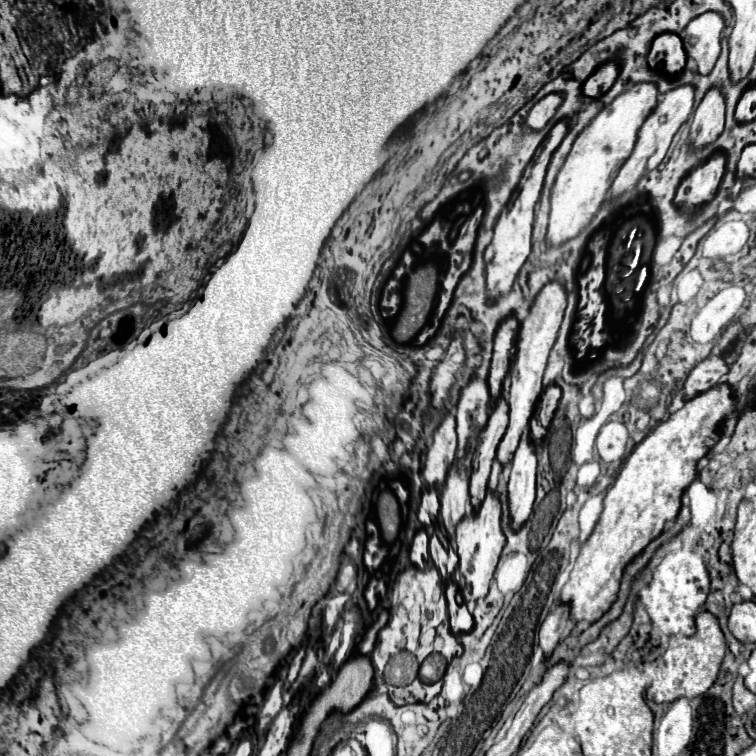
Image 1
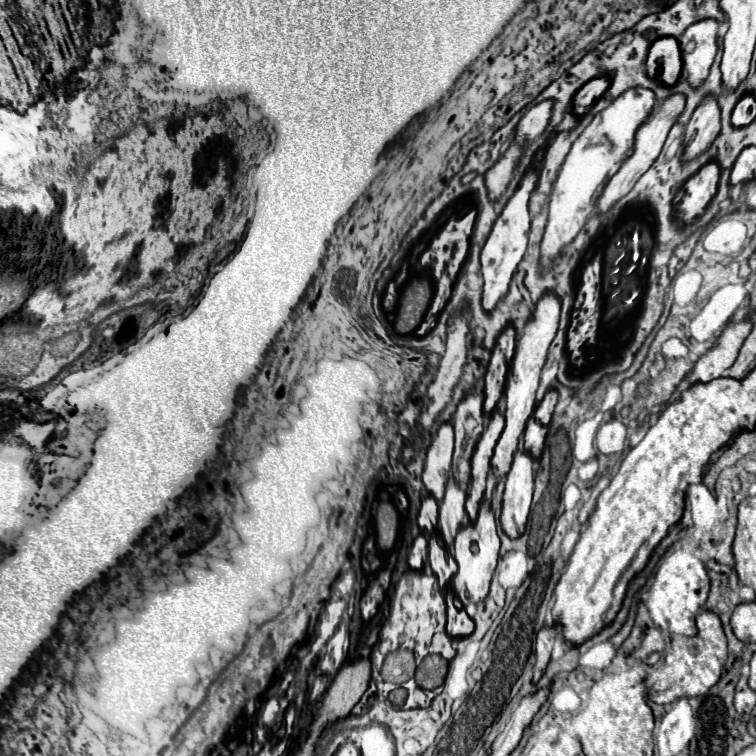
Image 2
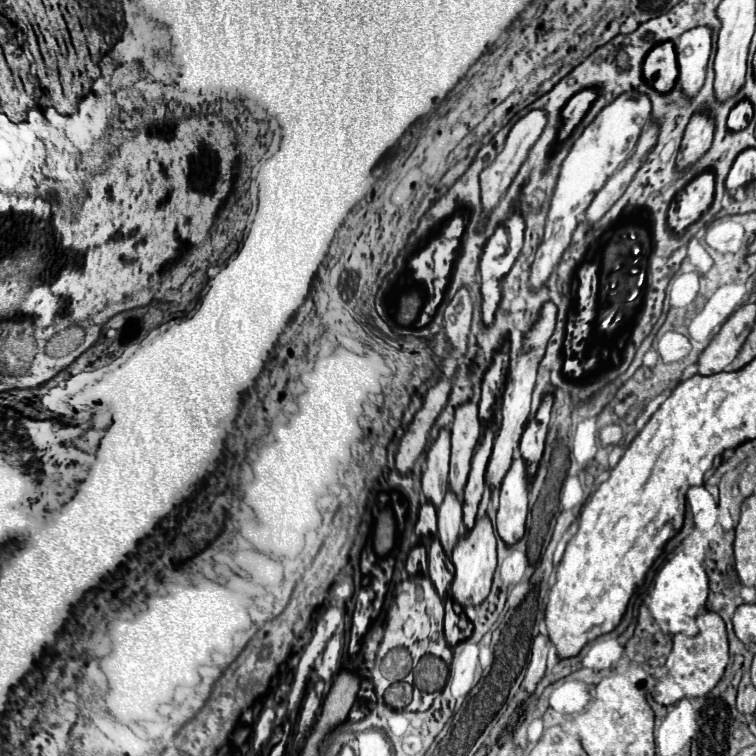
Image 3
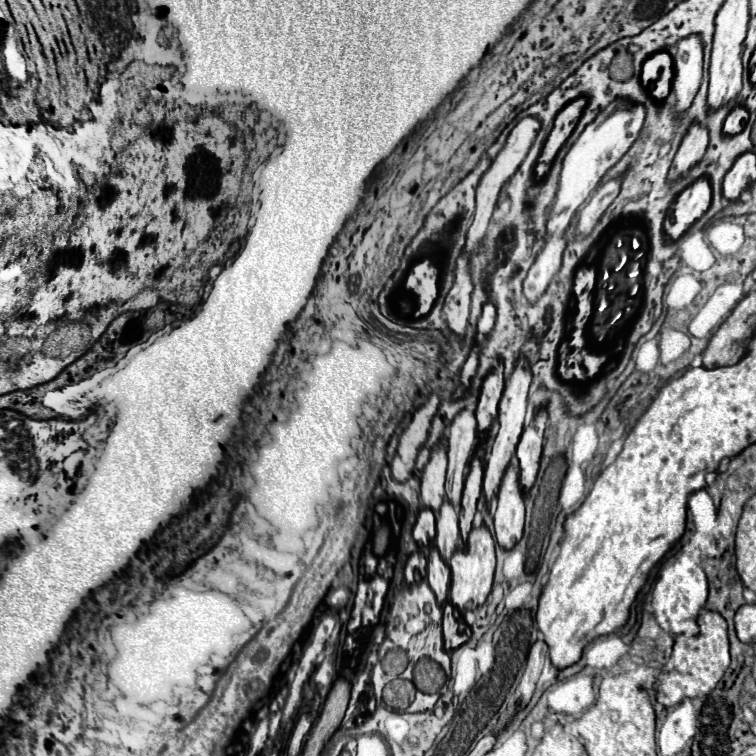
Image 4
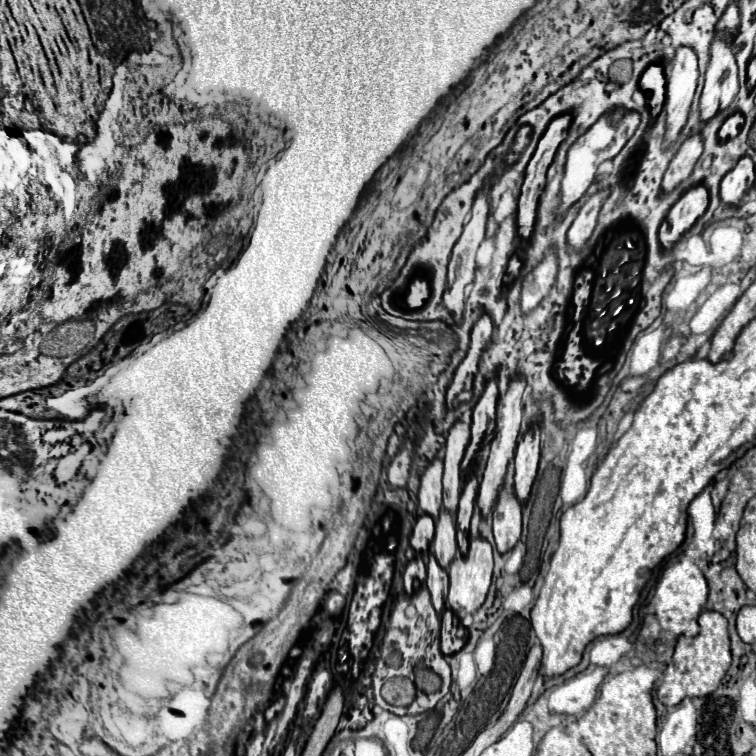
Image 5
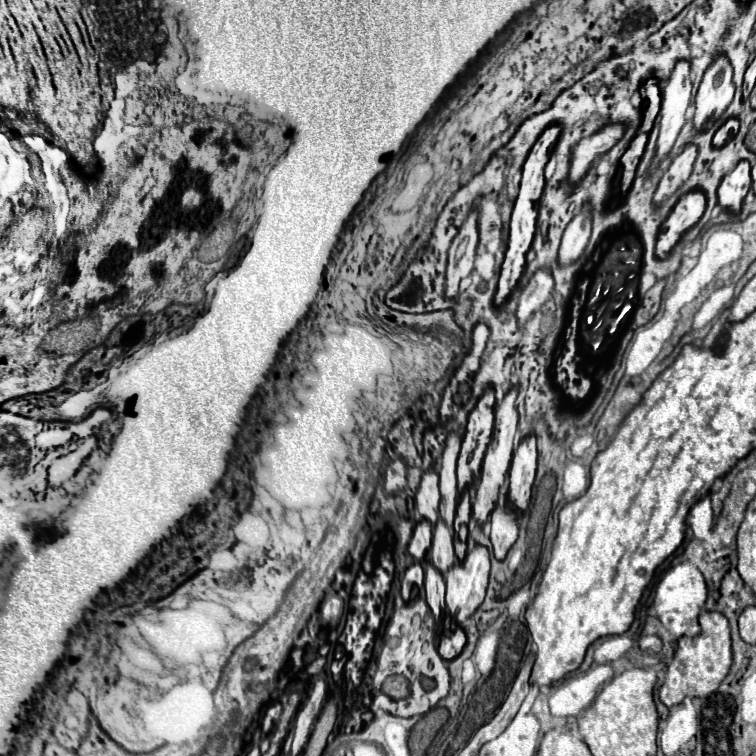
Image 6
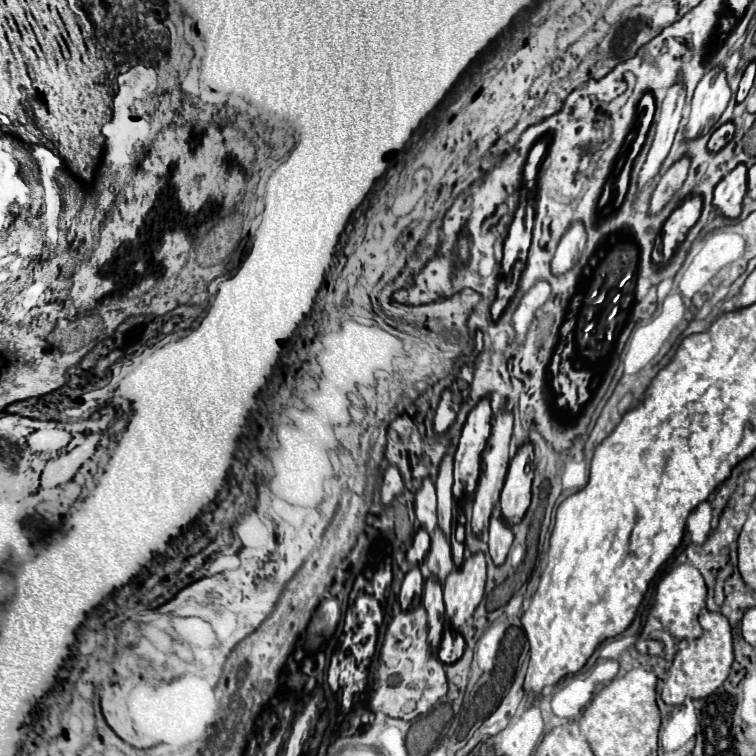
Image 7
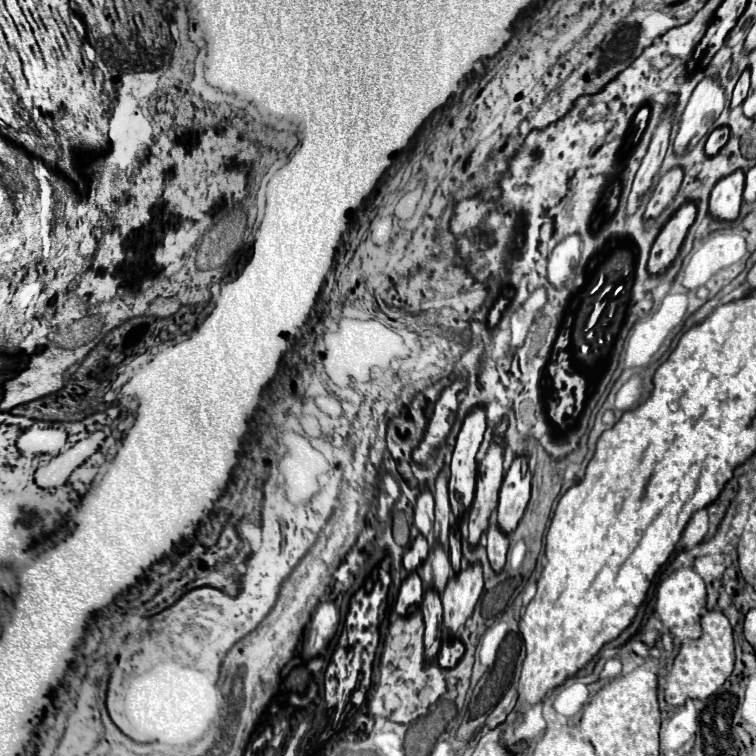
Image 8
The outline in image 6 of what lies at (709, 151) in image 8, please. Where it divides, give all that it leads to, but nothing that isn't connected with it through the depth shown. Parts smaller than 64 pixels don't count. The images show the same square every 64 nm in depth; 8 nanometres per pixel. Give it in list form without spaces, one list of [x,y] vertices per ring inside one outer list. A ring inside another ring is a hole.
[[[730,118],[730,120],[726,120],[720,128],[718,128],[718,132],[714,134],[714,138],[712,138],[712,146],[714,148],[720,148],[720,146],[724,146],[730,138],[734,138],[736,136],[736,132],[738,132],[738,120],[736,118]]]

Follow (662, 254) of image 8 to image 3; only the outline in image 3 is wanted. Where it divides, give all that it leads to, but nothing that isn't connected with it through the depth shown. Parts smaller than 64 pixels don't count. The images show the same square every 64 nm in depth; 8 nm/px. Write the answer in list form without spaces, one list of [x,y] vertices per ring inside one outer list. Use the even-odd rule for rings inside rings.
[[[702,172],[680,190],[668,210],[668,226],[672,232],[682,234],[692,222],[696,222],[712,204],[714,174]]]

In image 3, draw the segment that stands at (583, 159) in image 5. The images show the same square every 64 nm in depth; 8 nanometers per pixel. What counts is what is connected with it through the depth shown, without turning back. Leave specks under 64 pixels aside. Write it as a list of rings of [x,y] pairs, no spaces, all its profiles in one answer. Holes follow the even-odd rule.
[[[636,92],[622,94],[614,102],[610,102],[582,132],[582,136],[572,144],[566,160],[562,162],[562,170],[558,176],[558,184],[554,188],[554,196],[550,200],[550,212],[546,220],[546,234],[536,250],[536,258],[530,268],[528,286],[538,290],[550,278],[554,268],[560,264],[564,250],[570,246],[572,232],[578,224],[578,218],[584,214],[596,192],[604,186],[604,182],[632,156],[636,142],[640,138],[642,128],[648,124],[650,116],[650,100]]]

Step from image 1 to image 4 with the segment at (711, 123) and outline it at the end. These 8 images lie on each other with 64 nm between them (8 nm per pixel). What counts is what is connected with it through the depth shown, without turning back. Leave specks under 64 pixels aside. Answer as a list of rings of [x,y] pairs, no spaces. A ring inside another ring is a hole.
[[[692,124],[686,136],[682,138],[676,158],[668,170],[668,182],[684,178],[690,172],[690,168],[702,160],[706,148],[708,148],[708,130],[698,124]]]

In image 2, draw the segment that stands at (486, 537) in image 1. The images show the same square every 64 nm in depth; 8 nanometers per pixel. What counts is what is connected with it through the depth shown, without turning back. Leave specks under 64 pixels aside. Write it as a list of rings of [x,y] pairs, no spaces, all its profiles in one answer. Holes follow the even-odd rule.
[[[482,504],[476,522],[462,528],[454,542],[454,560],[458,564],[458,572],[452,578],[452,590],[464,606],[470,602],[480,602],[488,596],[490,580],[492,580],[496,560],[498,560],[498,550],[500,550],[500,538],[498,538],[494,514],[490,510],[490,504]]]

